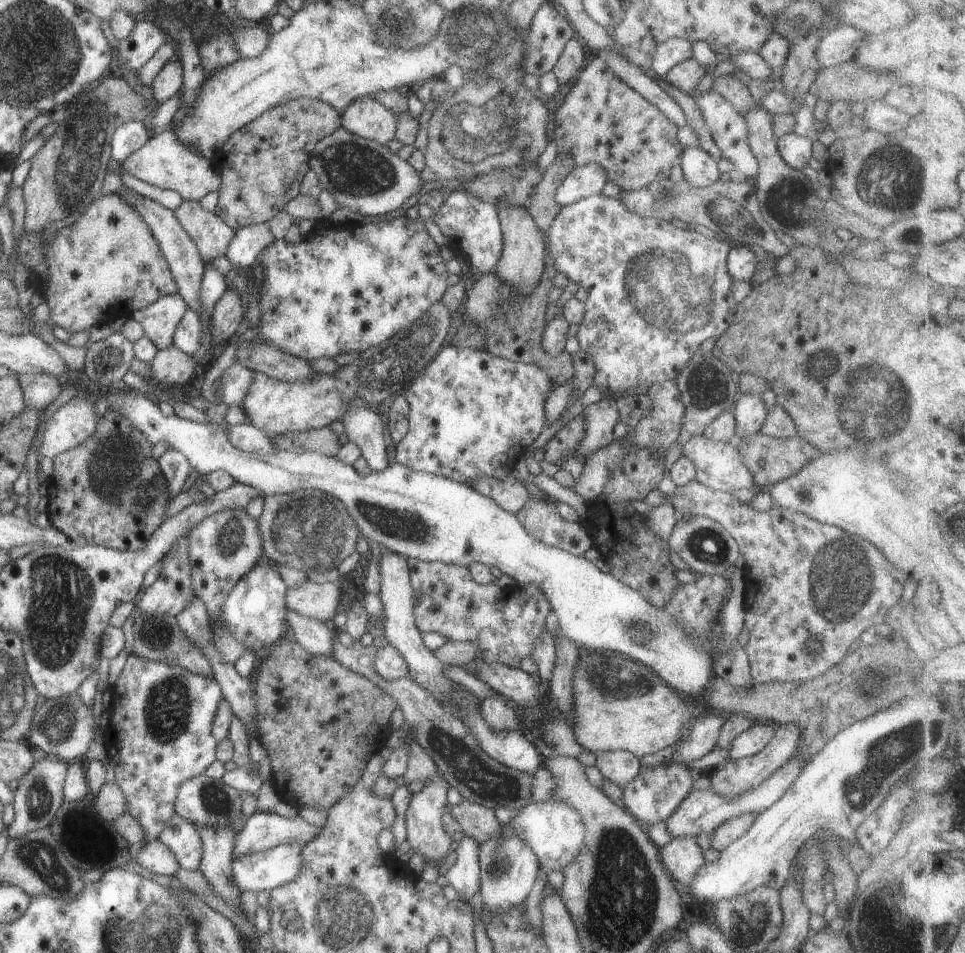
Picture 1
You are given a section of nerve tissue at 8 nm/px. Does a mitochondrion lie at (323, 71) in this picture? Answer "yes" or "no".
no

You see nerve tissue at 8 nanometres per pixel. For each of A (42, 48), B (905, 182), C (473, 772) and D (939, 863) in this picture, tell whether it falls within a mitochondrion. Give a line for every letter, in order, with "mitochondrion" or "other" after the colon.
A: mitochondrion
B: mitochondrion
C: mitochondrion
D: other

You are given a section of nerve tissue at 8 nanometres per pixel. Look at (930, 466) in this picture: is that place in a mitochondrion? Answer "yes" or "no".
no

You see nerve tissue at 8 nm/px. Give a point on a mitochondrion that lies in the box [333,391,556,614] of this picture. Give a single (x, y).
(418, 530)

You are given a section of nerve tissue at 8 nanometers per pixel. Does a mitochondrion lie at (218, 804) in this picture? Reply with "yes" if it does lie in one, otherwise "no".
yes

